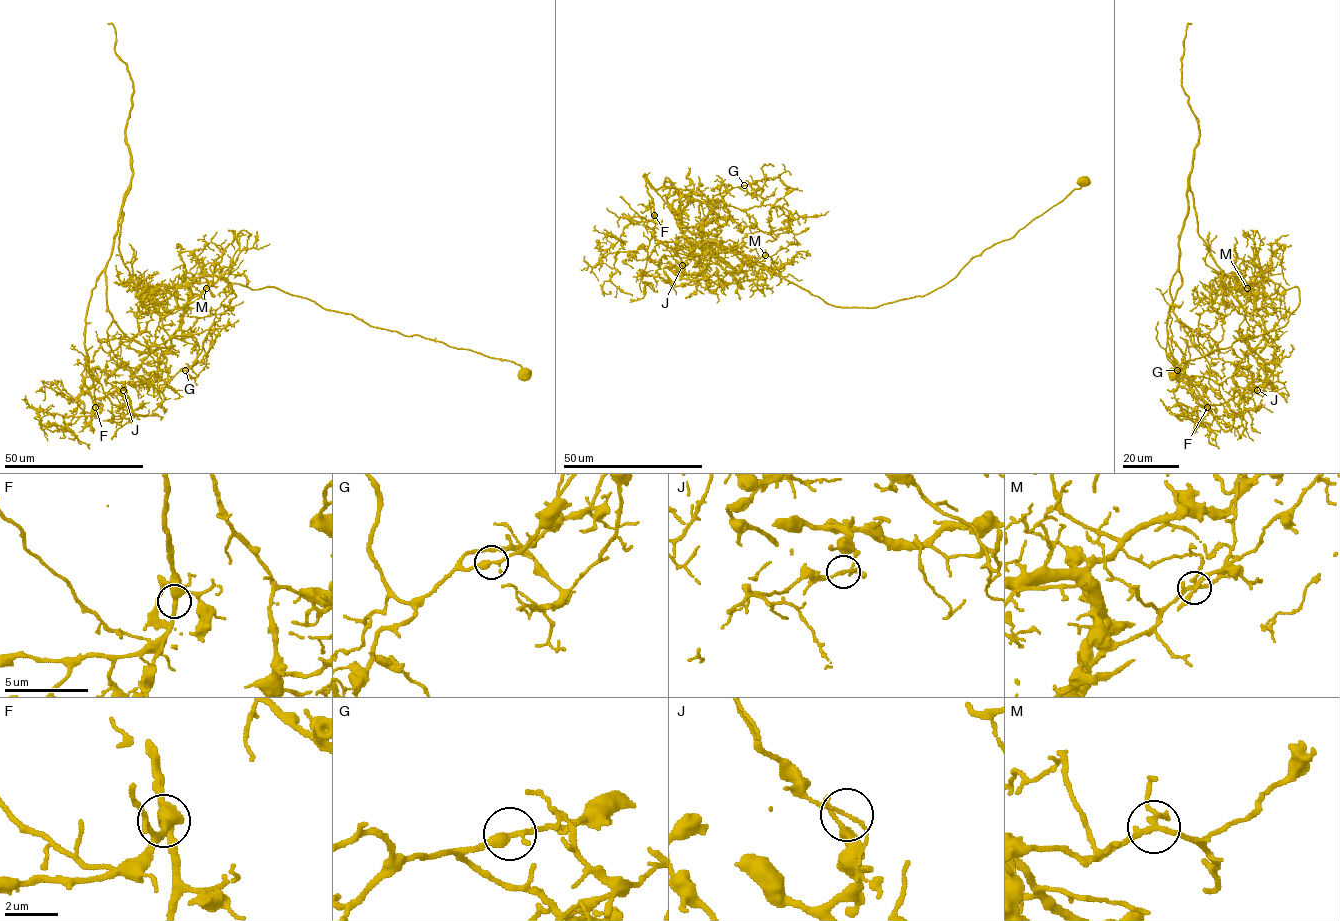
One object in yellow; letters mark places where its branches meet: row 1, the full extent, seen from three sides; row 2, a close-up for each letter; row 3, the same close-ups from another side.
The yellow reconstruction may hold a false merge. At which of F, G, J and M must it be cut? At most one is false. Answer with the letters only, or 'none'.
J

